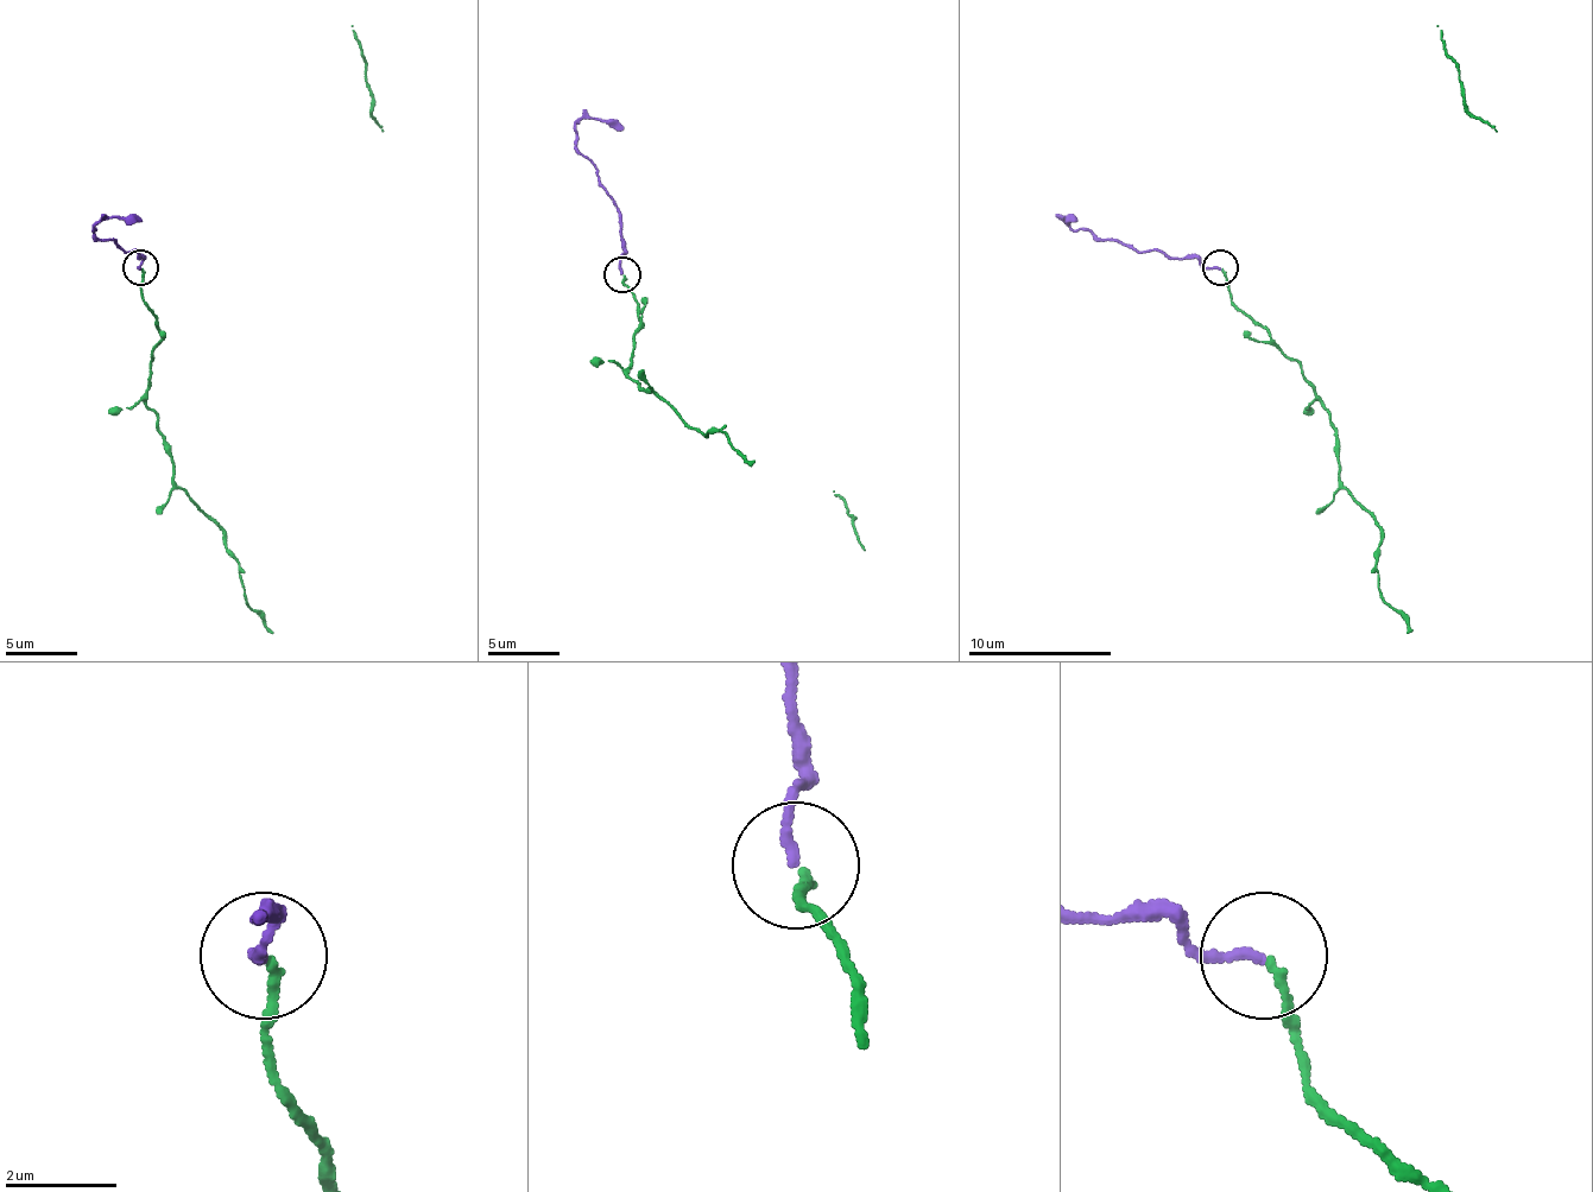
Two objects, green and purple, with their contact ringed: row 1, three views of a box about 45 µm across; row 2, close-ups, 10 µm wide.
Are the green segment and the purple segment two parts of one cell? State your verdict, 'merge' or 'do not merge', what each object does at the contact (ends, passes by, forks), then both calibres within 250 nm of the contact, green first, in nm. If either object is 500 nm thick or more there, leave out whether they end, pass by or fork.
merge; green ends; purple ends; calibres 140 and 170 nm

